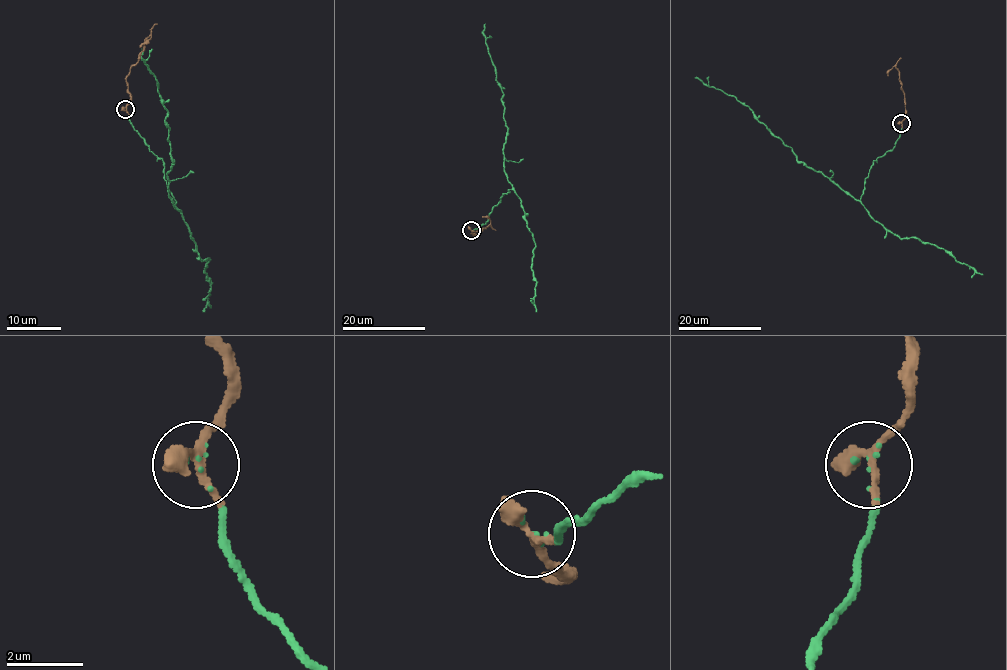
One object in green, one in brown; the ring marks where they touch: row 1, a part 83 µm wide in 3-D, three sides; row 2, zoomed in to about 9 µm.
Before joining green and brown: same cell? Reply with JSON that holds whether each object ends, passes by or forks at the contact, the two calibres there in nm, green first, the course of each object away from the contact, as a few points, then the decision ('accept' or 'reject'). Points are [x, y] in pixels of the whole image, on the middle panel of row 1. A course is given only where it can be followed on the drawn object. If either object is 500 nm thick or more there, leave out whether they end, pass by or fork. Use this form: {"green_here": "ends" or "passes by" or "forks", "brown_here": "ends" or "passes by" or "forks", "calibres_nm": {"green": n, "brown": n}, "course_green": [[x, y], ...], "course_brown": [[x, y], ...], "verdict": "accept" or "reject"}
{"green_here": "ends", "brown_here": "forks", "calibres_nm": {"green": 70, "brown": 240}, "course_green": [[472, 230], [488, 220], [491, 209], [512, 188], [504, 170], [507, 129], [502, 88], [483, 33], [485, 23]], "course_brown": [[471, 230], [475, 234], [472, 233], [490, 223], [488, 218], [482, 217]], "verdict": "accept"}

